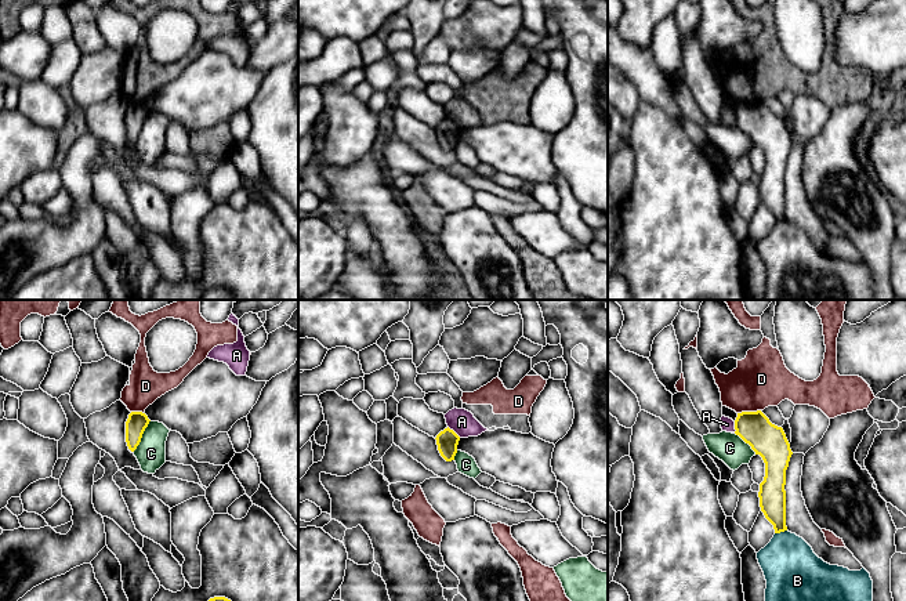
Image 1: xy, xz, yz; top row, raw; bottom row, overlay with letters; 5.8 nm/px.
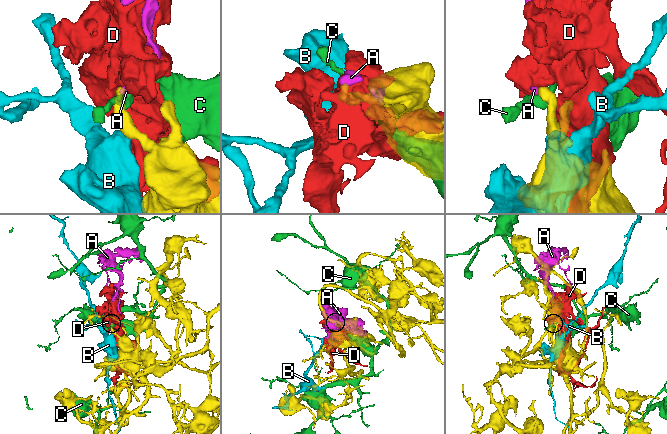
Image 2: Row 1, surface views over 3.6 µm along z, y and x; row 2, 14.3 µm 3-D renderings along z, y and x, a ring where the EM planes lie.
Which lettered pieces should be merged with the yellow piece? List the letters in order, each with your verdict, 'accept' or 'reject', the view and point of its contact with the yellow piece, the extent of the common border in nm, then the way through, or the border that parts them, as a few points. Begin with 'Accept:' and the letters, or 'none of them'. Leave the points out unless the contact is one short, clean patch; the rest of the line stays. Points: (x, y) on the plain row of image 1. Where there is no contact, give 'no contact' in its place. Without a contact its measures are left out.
Accept: none of them
A: reject; contact xz (453, 122); length 100 nm; border xz (448, 116), (460, 127)
B: reject; contact yz (781, 221); length 80 nm
C: reject; contact xy (141, 126); length 200 nm
D: reject; contact yz (749, 102); length 140 nm

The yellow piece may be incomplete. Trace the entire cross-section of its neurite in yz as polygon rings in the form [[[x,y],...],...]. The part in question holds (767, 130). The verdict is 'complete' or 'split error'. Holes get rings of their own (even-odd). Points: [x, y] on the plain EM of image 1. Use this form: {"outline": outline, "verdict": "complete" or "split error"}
{"outline": [[[757,101],[738,104],[735,120],[765,153],[765,167],[758,182],[761,202],[773,216],[775,224],[787,221],[784,175],[793,142],[783,119]]], "verdict": "complete"}

